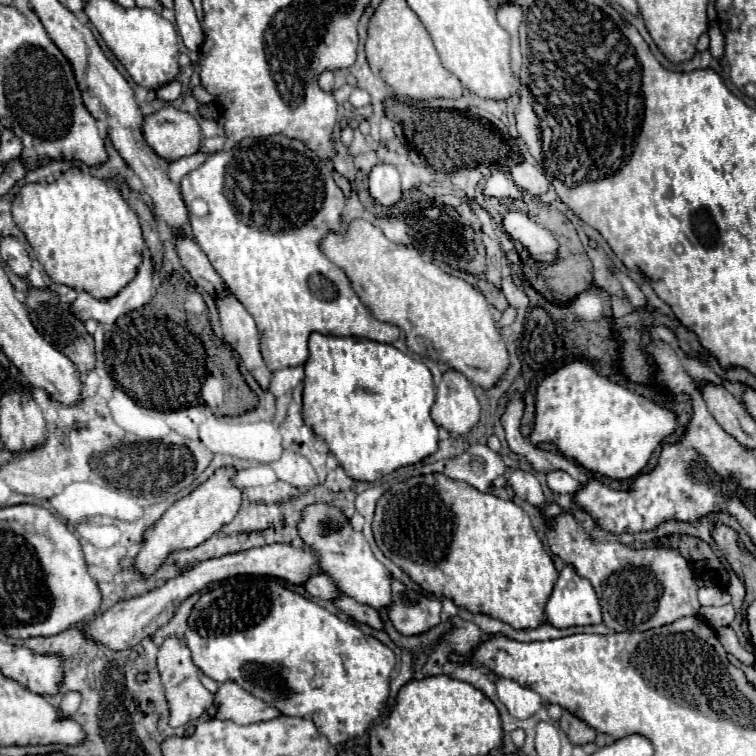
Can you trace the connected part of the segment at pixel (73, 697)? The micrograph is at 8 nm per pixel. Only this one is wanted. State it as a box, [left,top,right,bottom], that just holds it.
[58,692,80,718]

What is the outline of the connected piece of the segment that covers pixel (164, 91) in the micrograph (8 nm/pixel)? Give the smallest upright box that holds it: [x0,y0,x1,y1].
[156,80,182,102]

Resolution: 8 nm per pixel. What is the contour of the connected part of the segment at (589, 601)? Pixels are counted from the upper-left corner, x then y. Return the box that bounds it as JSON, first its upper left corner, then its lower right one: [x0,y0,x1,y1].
[546,566,602,628]

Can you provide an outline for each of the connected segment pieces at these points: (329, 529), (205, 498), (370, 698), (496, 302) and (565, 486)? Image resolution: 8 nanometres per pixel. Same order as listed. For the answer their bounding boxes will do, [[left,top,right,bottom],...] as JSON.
[[300,504,392,610],[132,466,242,578],[184,576,396,746],[476,280,508,310],[548,470,582,494]]

